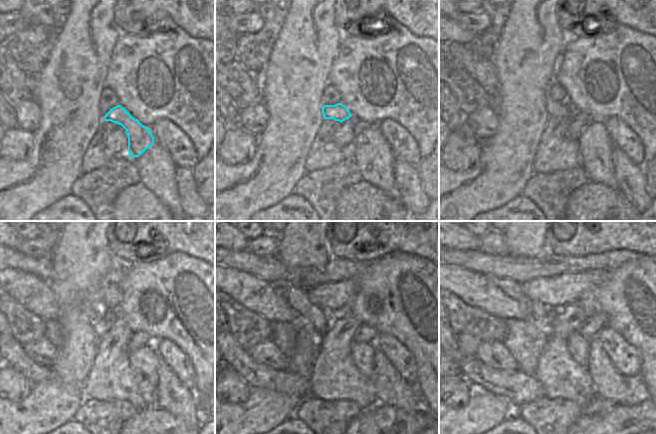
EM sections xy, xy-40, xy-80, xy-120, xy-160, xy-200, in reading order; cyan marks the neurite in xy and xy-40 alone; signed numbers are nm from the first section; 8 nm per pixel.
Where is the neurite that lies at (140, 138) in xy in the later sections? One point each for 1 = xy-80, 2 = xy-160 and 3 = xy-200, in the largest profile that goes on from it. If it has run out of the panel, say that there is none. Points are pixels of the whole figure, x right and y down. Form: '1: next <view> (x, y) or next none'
1: next xy-80 (553, 108)
2: next xy-160 (295, 294)
3: next xy-200 (539, 313)

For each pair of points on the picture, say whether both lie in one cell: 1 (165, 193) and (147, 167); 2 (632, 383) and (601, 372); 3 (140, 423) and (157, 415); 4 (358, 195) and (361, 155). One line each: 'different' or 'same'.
1: same
2: different
3: same
4: different

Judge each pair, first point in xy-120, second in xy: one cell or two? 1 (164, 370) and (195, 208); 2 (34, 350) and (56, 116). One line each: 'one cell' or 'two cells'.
1: one cell
2: two cells

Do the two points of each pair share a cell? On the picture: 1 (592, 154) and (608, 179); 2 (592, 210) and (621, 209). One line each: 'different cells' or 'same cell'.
1: same cell
2: same cell

